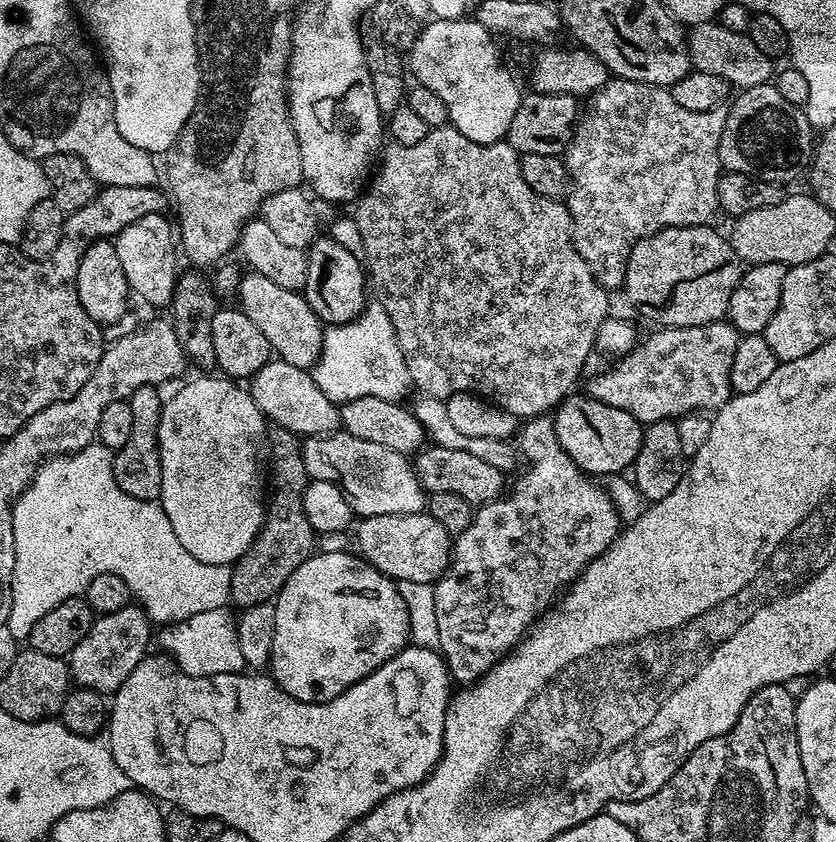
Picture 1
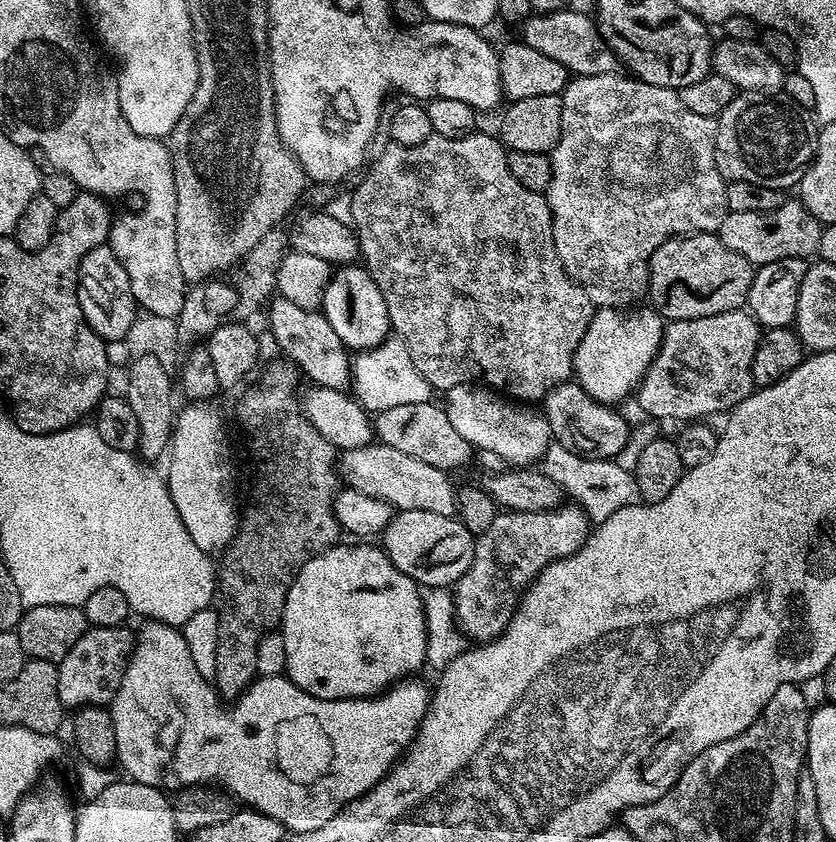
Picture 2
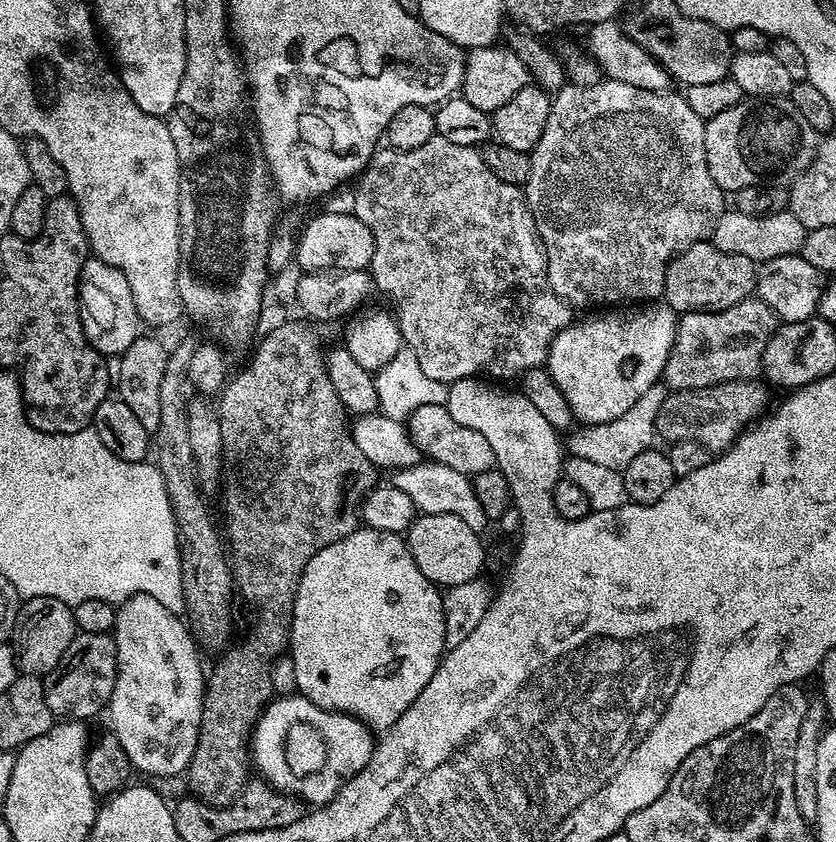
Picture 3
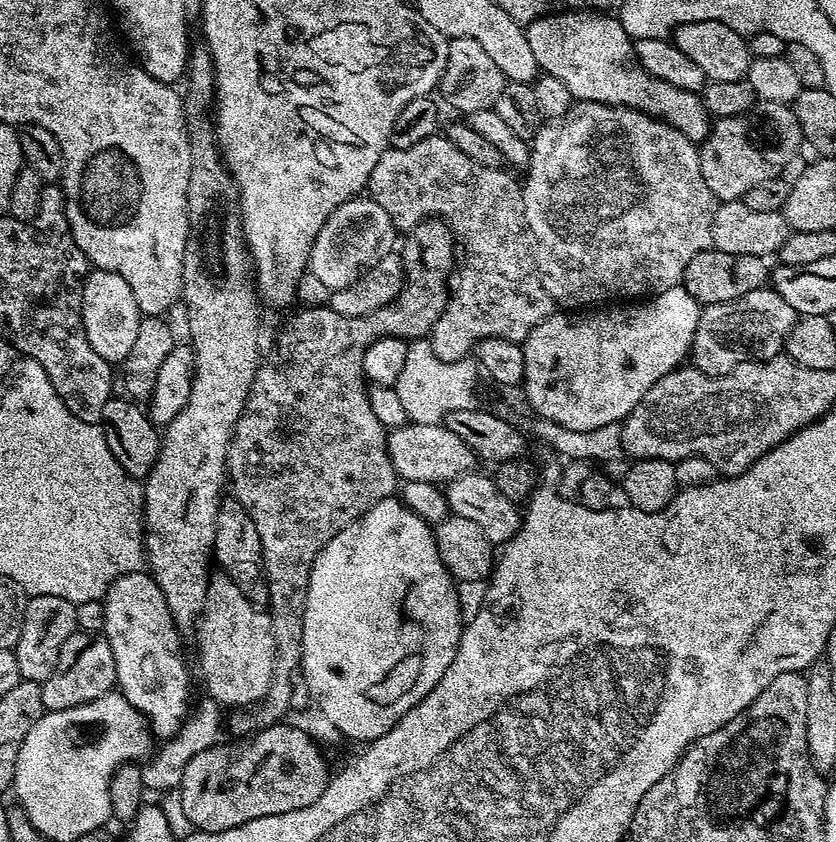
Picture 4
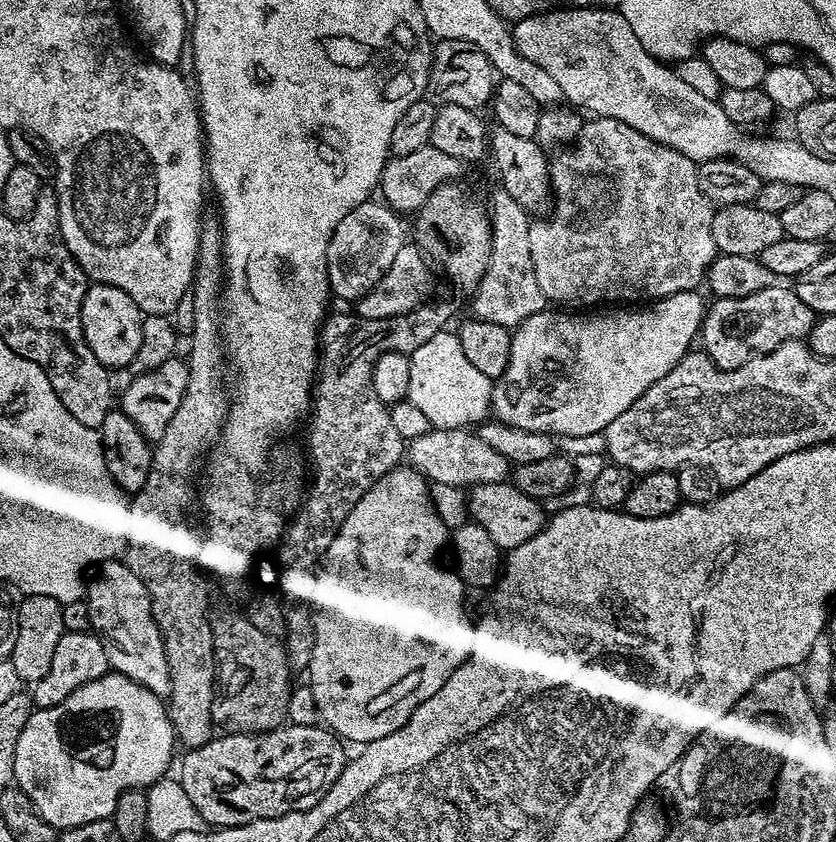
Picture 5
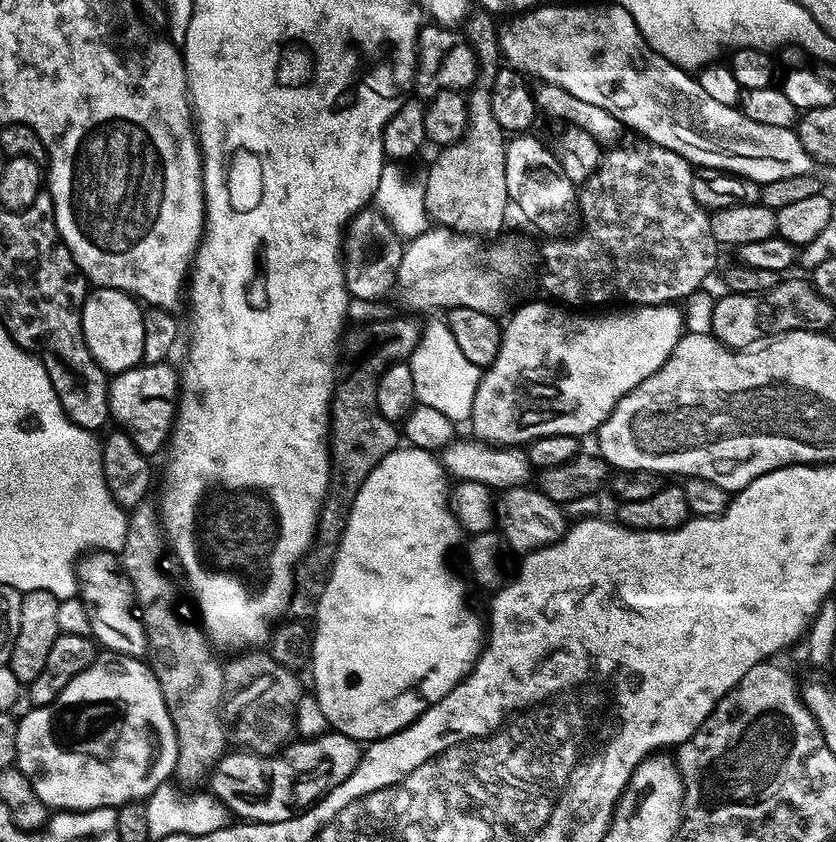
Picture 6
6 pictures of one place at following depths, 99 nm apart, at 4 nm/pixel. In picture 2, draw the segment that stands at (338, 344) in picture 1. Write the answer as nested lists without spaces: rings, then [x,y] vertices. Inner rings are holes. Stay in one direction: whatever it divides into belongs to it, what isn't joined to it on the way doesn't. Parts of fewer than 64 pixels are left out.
[[[395,334],[389,335],[376,348],[370,348],[355,357],[351,365],[350,388],[354,399],[369,414],[390,410],[394,406],[410,406],[410,402],[426,402],[434,396],[434,390],[426,378],[418,374],[410,358],[410,350],[406,350],[406,342],[402,342],[402,338]]]

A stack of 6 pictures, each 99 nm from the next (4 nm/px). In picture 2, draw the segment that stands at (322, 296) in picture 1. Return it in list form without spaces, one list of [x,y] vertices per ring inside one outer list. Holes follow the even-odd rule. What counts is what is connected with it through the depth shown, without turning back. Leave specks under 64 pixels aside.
[[[356,262],[337,267],[333,271],[328,285],[324,287],[322,313],[345,347],[356,354],[376,348],[390,335],[388,311],[382,290],[378,290],[378,282],[374,282],[368,269]]]

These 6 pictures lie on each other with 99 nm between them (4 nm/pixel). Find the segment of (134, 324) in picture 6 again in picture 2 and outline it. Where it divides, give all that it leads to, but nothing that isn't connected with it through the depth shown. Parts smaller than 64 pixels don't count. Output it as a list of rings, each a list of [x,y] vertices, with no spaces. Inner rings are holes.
[[[107,243],[98,245],[94,250],[90,250],[90,254],[86,254],[86,258],[82,258],[76,283],[76,297],[82,306],[86,322],[105,342],[123,341],[127,337],[130,326],[134,323],[138,305],[130,290],[130,278],[126,270]]]

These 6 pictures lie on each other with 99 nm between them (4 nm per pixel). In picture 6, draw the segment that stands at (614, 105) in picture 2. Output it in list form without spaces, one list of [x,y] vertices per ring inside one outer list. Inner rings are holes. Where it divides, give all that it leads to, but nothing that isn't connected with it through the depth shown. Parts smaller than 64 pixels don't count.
[[[620,147],[603,153],[595,175],[579,189],[582,231],[571,238],[549,239],[544,252],[542,248],[540,280],[552,295],[549,297],[561,305],[608,306],[611,300],[620,300],[616,302],[628,306],[681,302],[687,296],[694,295],[716,268],[718,245],[714,234],[710,234],[709,213],[692,193],[693,165],[665,148]]]

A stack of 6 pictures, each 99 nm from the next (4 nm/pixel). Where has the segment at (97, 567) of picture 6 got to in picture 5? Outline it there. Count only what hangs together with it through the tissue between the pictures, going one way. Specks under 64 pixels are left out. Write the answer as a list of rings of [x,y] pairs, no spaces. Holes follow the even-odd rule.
[[[123,559],[105,560],[99,565],[96,581],[86,588],[90,610],[91,631],[105,641],[109,649],[120,651],[120,661],[115,661],[115,671],[161,698],[170,690],[170,670],[166,666],[164,643],[156,620],[152,616],[152,599],[142,586],[138,574],[128,568]]]

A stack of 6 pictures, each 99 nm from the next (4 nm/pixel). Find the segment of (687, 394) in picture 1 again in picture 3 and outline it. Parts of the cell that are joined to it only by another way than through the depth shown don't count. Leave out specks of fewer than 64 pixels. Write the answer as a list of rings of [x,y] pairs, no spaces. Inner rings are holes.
[[[749,298],[721,312],[685,312],[676,325],[674,346],[662,377],[672,392],[689,392],[755,377],[761,371],[762,350],[778,327],[778,319],[759,298]]]

